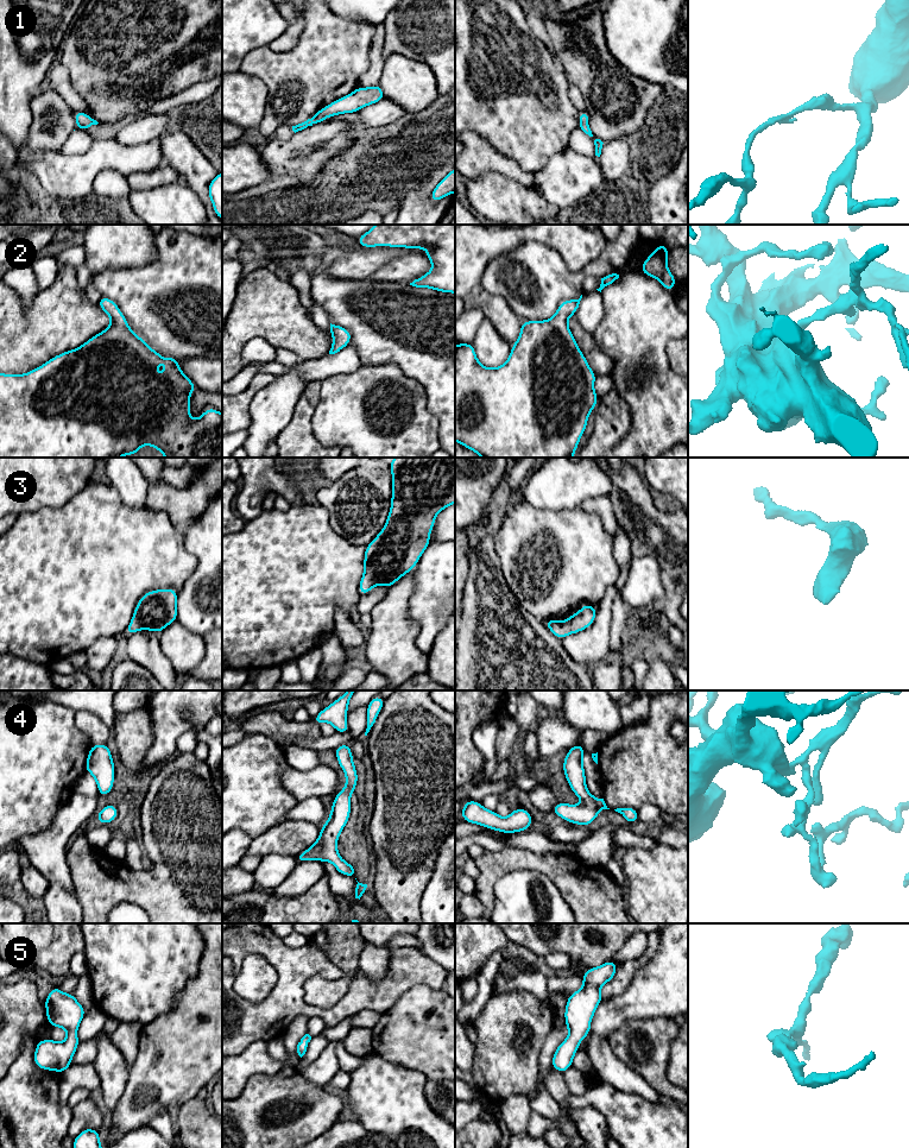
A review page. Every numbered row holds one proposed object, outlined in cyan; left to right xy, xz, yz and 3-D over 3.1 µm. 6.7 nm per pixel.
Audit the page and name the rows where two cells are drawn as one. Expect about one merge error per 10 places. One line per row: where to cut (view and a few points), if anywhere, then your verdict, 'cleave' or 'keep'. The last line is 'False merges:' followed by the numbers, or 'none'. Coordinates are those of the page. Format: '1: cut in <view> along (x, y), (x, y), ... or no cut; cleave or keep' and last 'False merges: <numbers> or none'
1: no cut; keep
2: no cut; keep
3: no cut; keep
4: no cut; keep
5: no cut; keep
False merges: none

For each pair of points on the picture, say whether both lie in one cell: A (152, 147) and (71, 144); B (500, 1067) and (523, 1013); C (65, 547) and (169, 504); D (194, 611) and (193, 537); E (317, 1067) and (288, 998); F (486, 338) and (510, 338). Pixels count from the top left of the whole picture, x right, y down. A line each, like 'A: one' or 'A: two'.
A: two
B: one
C: two
D: one
E: two
F: two

